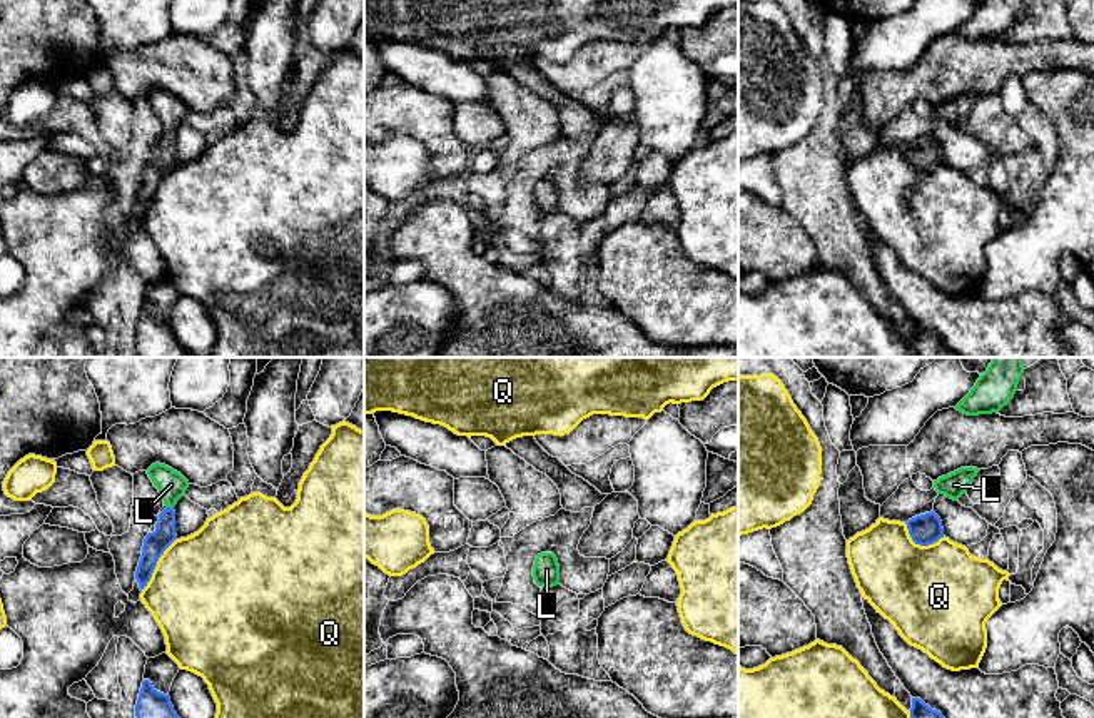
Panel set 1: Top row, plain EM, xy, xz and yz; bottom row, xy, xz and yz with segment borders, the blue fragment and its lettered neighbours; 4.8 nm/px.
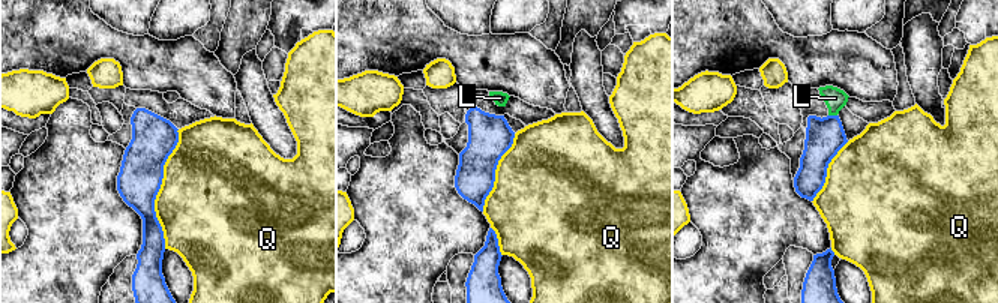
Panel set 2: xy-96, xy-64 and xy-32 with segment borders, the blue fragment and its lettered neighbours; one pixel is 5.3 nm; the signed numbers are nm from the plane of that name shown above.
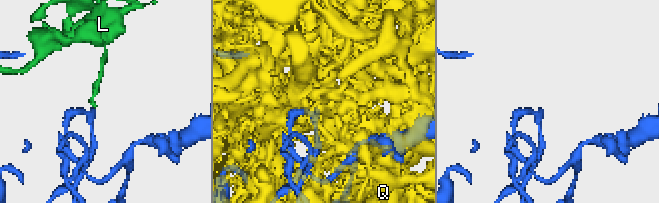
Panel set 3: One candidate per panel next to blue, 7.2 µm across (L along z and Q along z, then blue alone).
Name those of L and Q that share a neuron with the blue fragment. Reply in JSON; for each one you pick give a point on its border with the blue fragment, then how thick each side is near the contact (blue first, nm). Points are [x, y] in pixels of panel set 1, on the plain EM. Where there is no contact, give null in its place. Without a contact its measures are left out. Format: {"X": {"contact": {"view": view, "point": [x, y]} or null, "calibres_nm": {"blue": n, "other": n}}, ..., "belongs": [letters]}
{"L": {"contact": {"view": "xy", "point": [171, 134]}, "calibres_nm": {"blue": 110, "other": 140}}, "belongs": ["L"]}

